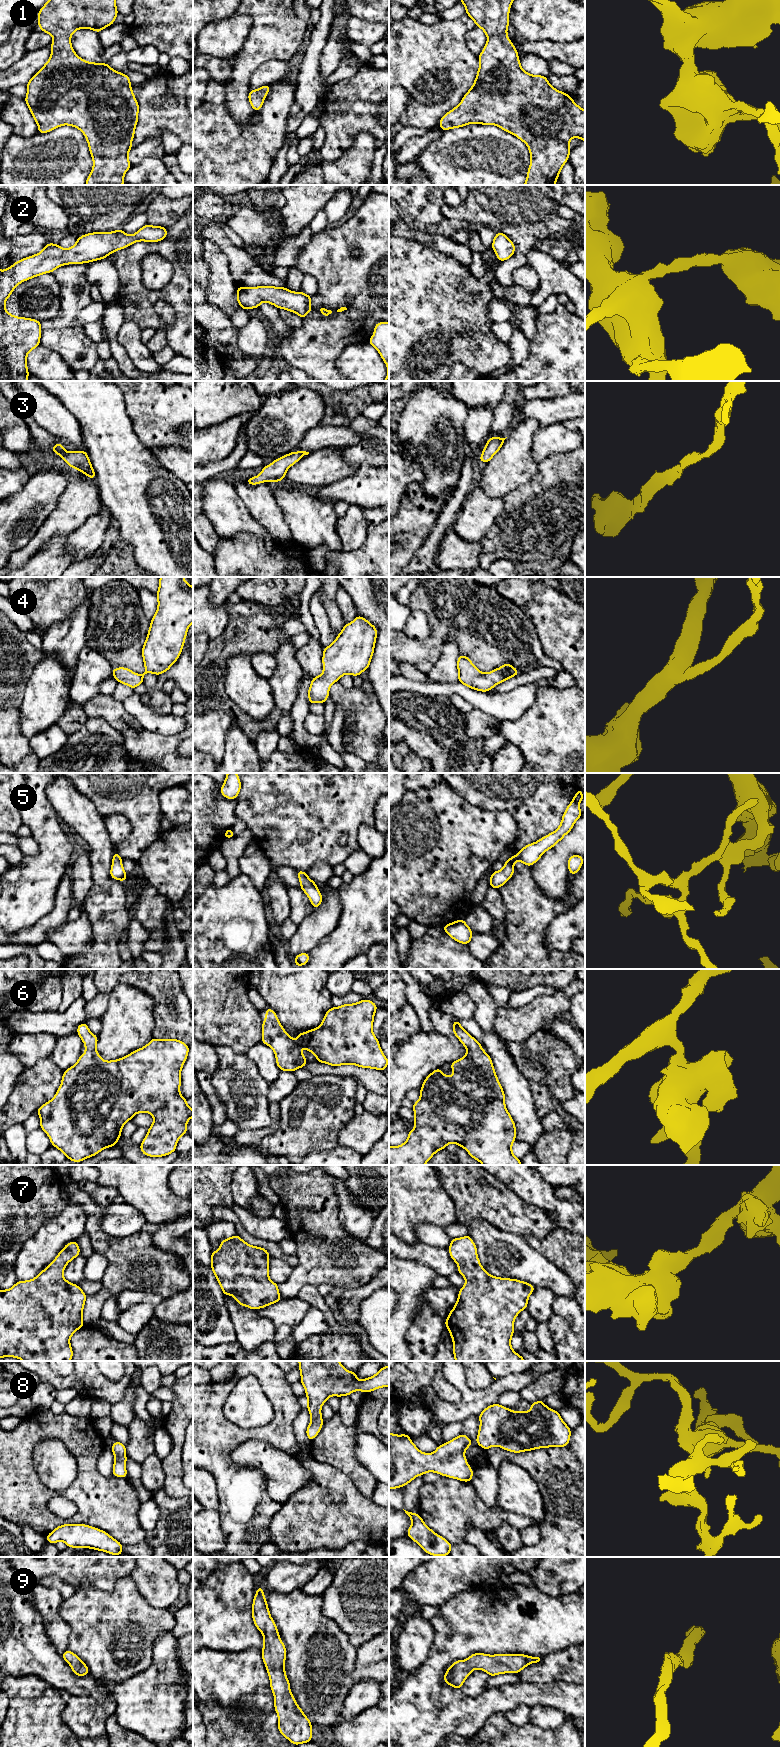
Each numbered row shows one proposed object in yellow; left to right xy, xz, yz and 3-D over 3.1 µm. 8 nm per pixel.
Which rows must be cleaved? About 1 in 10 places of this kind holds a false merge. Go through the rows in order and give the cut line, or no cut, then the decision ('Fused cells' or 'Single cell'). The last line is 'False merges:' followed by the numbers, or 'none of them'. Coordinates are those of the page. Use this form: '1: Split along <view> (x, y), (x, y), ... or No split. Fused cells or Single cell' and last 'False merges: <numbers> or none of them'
1: No split. Single cell
2: No split. Single cell
3: No split. Single cell
4: No split. Single cell
5: No split. Single cell
6: No split. Single cell
7: No split. Single cell
8: No split. Single cell
9: No split. Single cell
False merges: none of them

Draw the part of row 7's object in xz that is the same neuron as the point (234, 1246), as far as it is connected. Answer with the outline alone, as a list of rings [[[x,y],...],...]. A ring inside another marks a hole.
[[[235,1234],[222,1240],[217,1252],[212,1249],[210,1267],[225,1296],[232,1295],[240,1306],[257,1310],[281,1300],[279,1285],[269,1279],[269,1256],[266,1249],[252,1246]]]

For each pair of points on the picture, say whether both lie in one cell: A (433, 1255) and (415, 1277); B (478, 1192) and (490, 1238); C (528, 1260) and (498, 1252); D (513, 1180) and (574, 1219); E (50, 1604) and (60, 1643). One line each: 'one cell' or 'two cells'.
A: two cells
B: two cells
C: one cell
D: one cell
E: one cell

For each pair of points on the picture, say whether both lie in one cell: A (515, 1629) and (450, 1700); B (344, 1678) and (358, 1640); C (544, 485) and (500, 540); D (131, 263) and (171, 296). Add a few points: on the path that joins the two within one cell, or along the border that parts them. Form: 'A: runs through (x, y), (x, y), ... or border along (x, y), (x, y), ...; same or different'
A: runs through (486, 1629), (471, 1629), (437, 1663), (437, 1671); same
B: border along (340, 1628), (346, 1634), (348, 1640), (356, 1647); different
C: runs through (541, 499), (514, 526); same
D: runs through (131, 277), (131, 280), (146, 295), (157, 295); same

